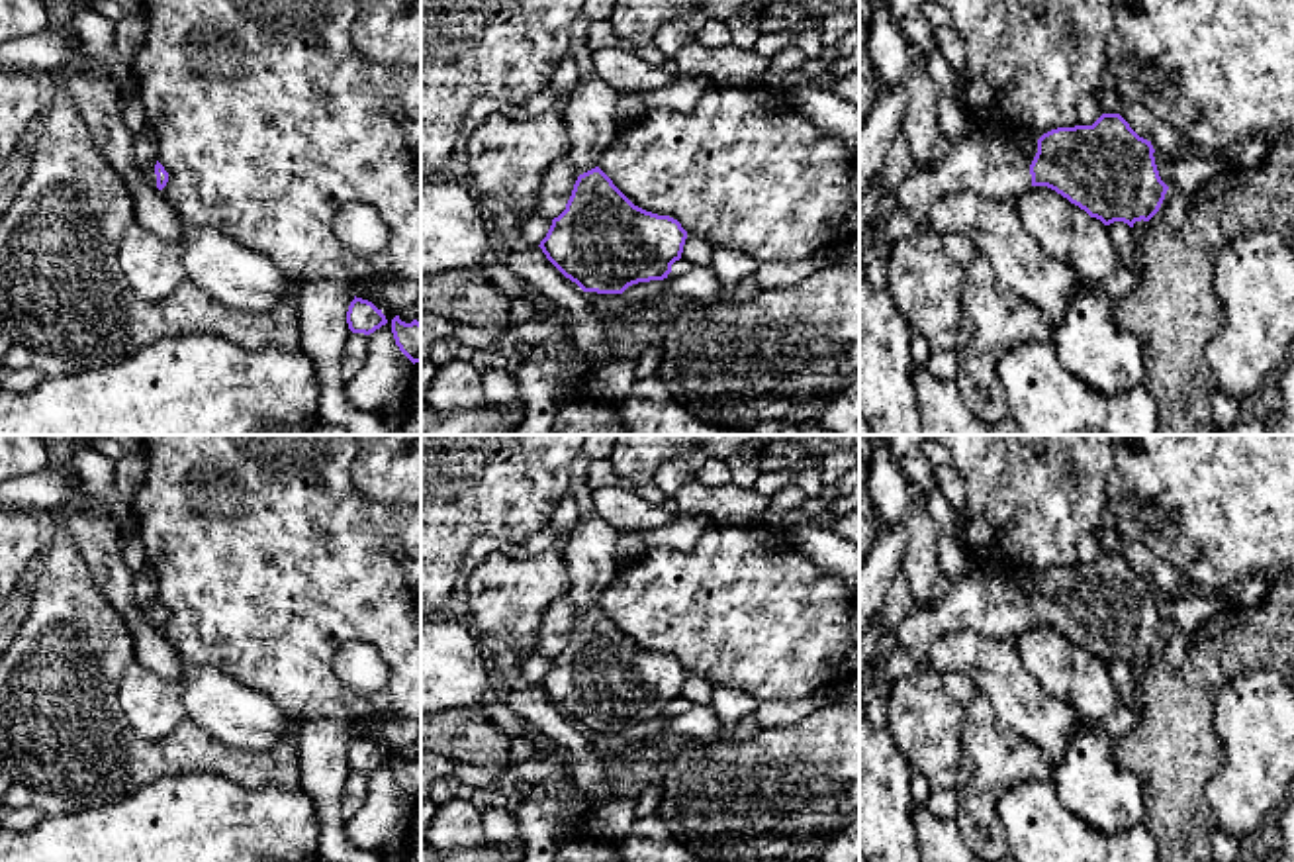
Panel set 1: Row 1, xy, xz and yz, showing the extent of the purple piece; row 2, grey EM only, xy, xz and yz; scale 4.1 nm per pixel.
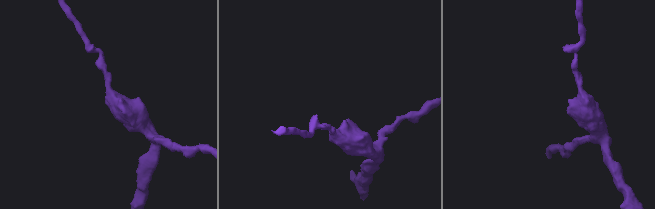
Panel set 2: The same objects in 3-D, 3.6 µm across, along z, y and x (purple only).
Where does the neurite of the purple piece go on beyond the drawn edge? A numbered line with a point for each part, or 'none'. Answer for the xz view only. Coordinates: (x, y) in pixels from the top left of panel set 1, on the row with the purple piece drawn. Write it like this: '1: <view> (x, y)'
1: xz (590, 114)

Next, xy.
1: xy (145, 157)

